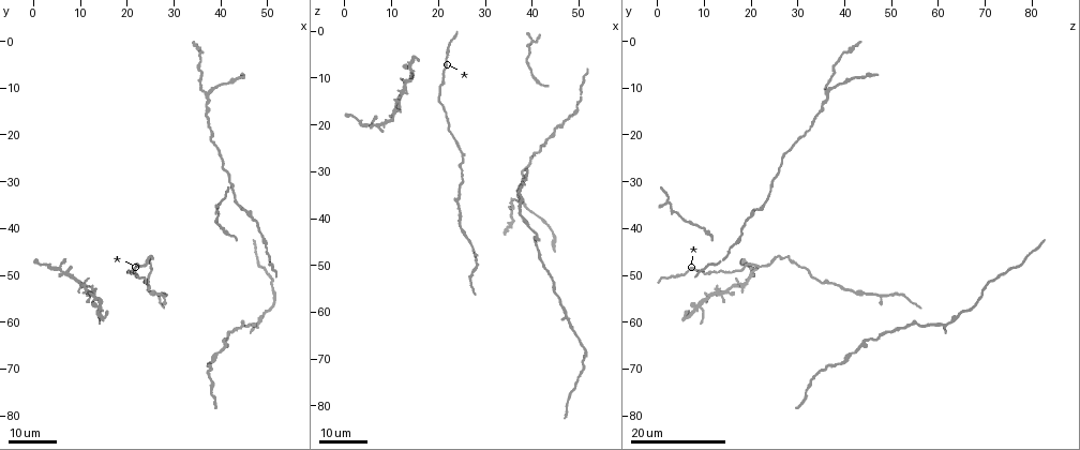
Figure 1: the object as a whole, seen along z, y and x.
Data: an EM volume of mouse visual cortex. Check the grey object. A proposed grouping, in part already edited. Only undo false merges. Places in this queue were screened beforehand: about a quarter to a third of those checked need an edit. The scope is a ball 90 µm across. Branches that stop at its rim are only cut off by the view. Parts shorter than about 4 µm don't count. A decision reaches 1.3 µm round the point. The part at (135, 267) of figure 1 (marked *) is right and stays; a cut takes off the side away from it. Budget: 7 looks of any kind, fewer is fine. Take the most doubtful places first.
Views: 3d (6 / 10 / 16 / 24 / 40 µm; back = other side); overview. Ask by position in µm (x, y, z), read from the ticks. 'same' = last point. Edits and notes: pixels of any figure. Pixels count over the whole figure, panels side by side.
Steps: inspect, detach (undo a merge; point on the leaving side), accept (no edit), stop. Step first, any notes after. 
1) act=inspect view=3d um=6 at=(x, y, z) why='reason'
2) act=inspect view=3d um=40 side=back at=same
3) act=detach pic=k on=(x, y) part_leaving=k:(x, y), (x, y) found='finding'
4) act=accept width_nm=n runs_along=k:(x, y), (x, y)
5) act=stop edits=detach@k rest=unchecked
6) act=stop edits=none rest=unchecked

act=inspect view=3d um=16 at=(37.0, 11.0, 36.0) why='three-way junction'

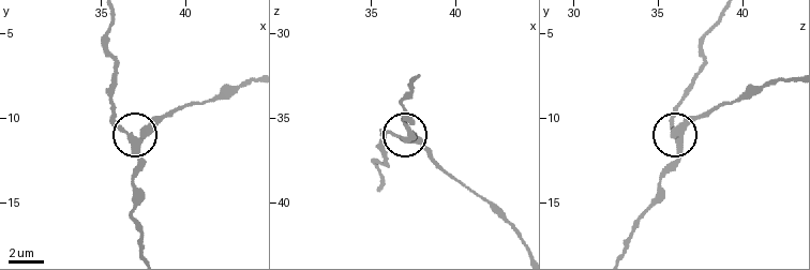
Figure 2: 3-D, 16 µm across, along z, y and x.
act=inspect view=3d um=6 at=(37.0, 11.3, 36.3)

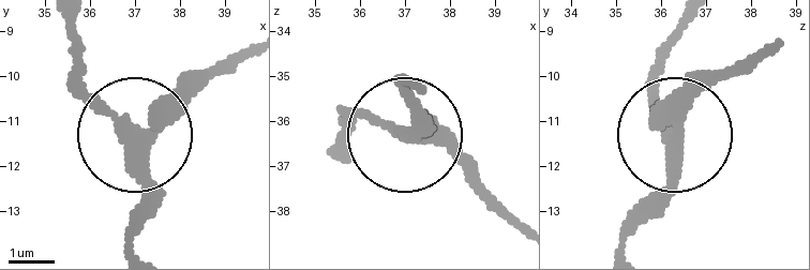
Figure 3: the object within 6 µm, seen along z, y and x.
act=accept arms=3 runs_along=3:(129, 242), (144, 138), (216, 62) found='all the same cell'

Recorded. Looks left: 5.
act=inspect view=3d um=16 at=(49.5, 43.5, 16.0)

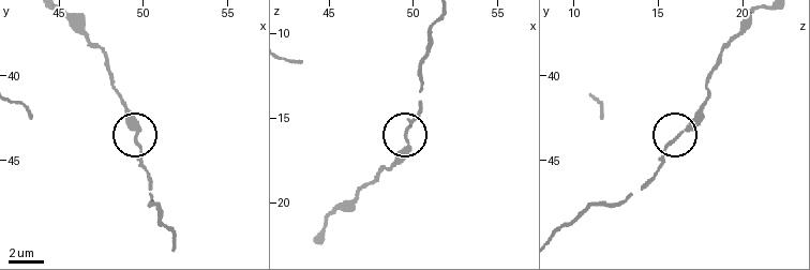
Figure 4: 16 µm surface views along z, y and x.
act=inspect view=3d um=6 at=(49.5, 43.7, 16.0) why='closer look'

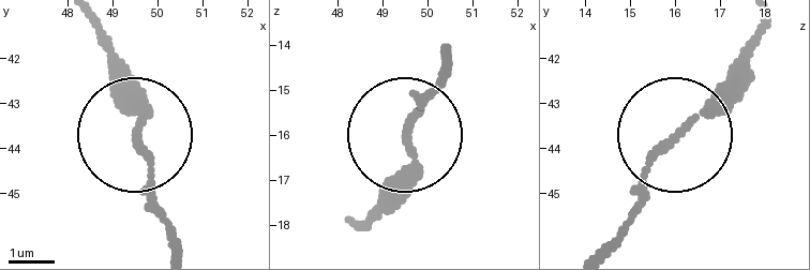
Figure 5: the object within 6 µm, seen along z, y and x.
act=accept found='one cell here'

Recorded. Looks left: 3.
act=inspect view=3d um=16 at=(12.5, 54.0, 12.0)

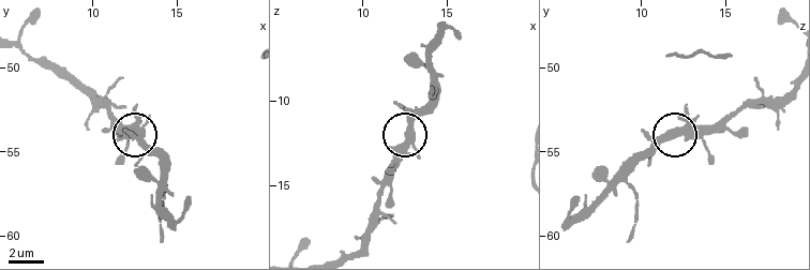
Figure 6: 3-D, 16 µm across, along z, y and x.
act=inspect view=3d um=6 at=(12.6, 54.0, 12.4) why='zoom in'

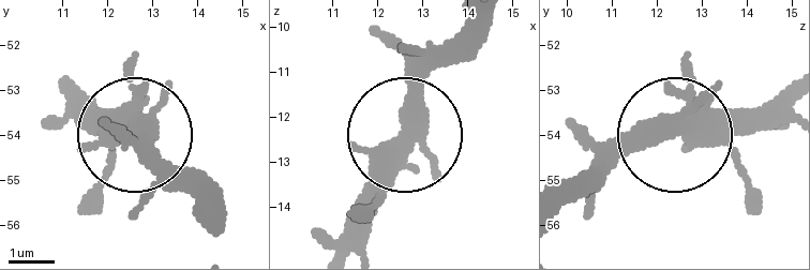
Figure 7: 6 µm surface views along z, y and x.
act=accept width_nm=410 found='continuous, no second cell'

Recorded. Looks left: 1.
act=stop edits=none rest=unchecked

